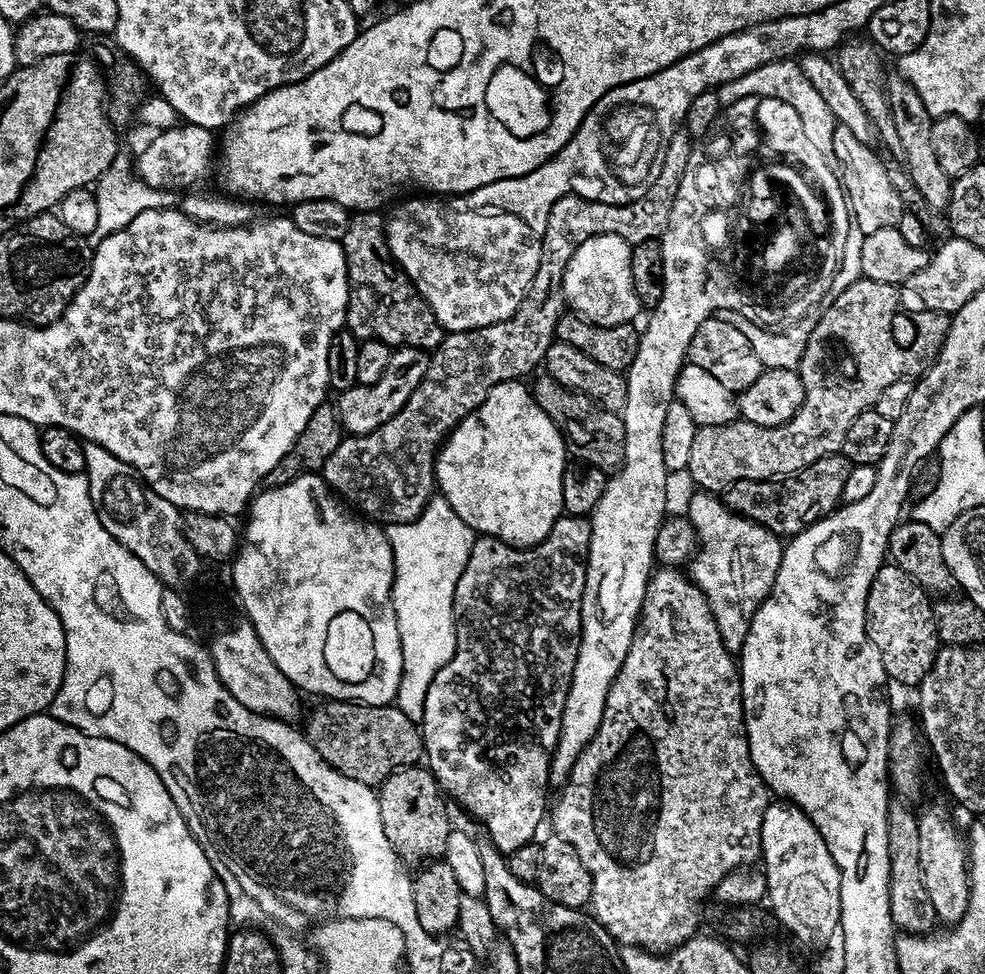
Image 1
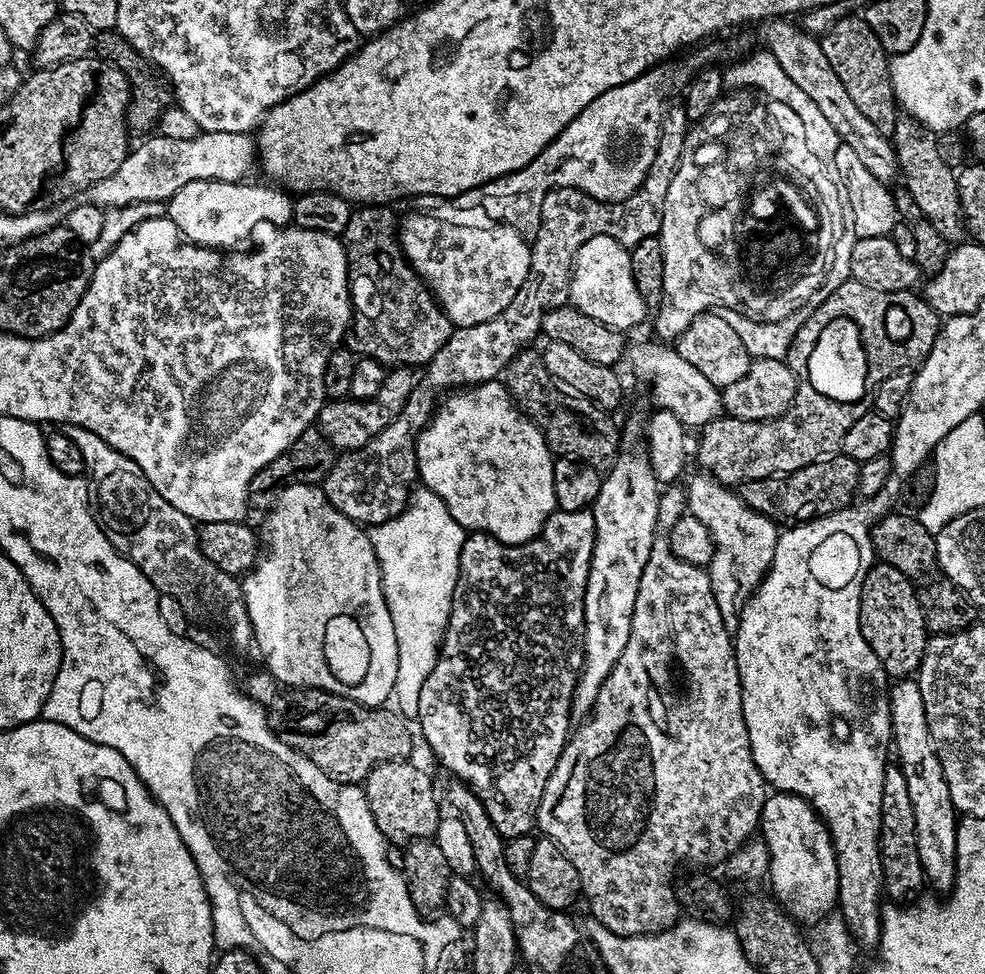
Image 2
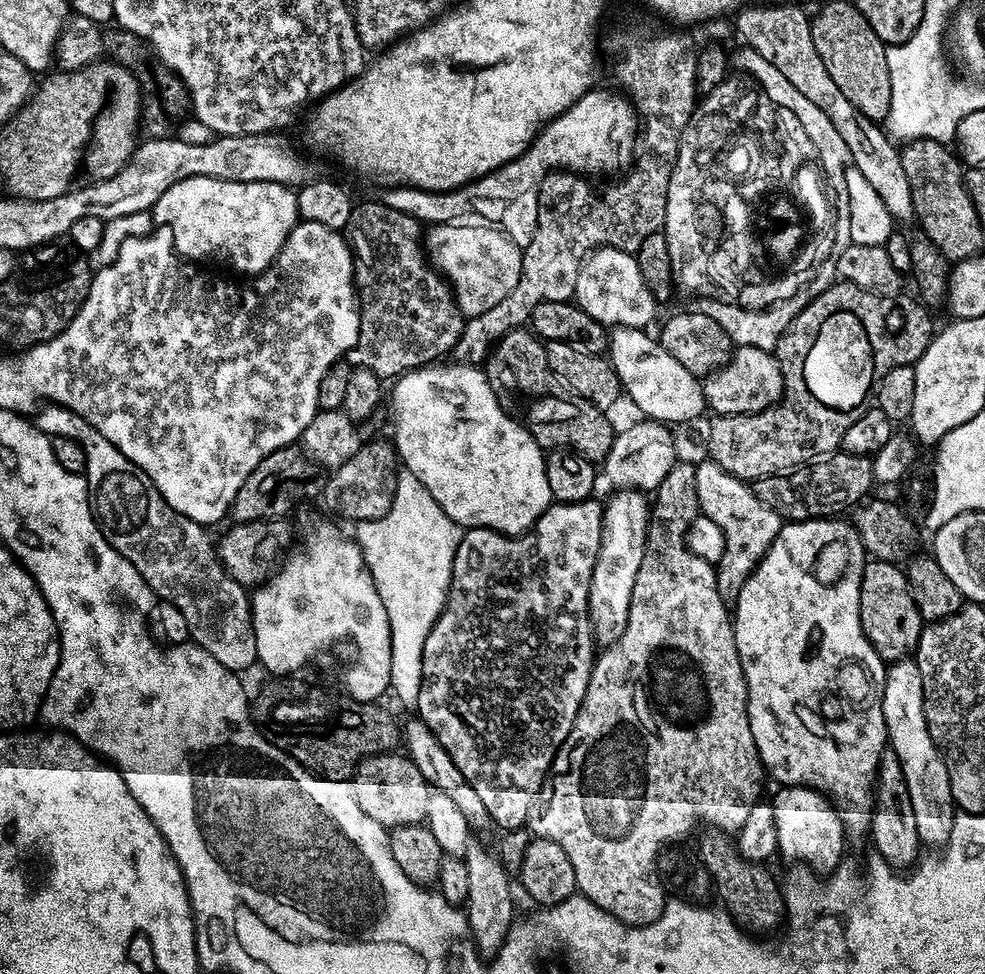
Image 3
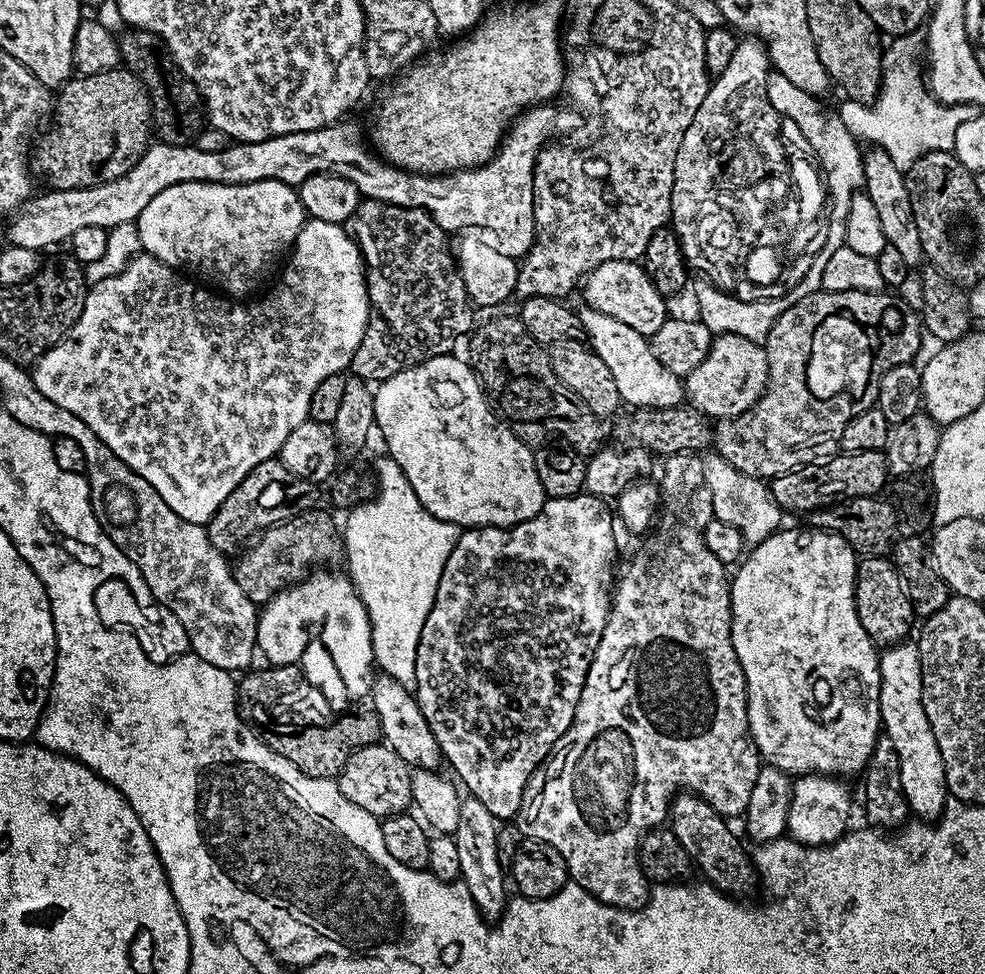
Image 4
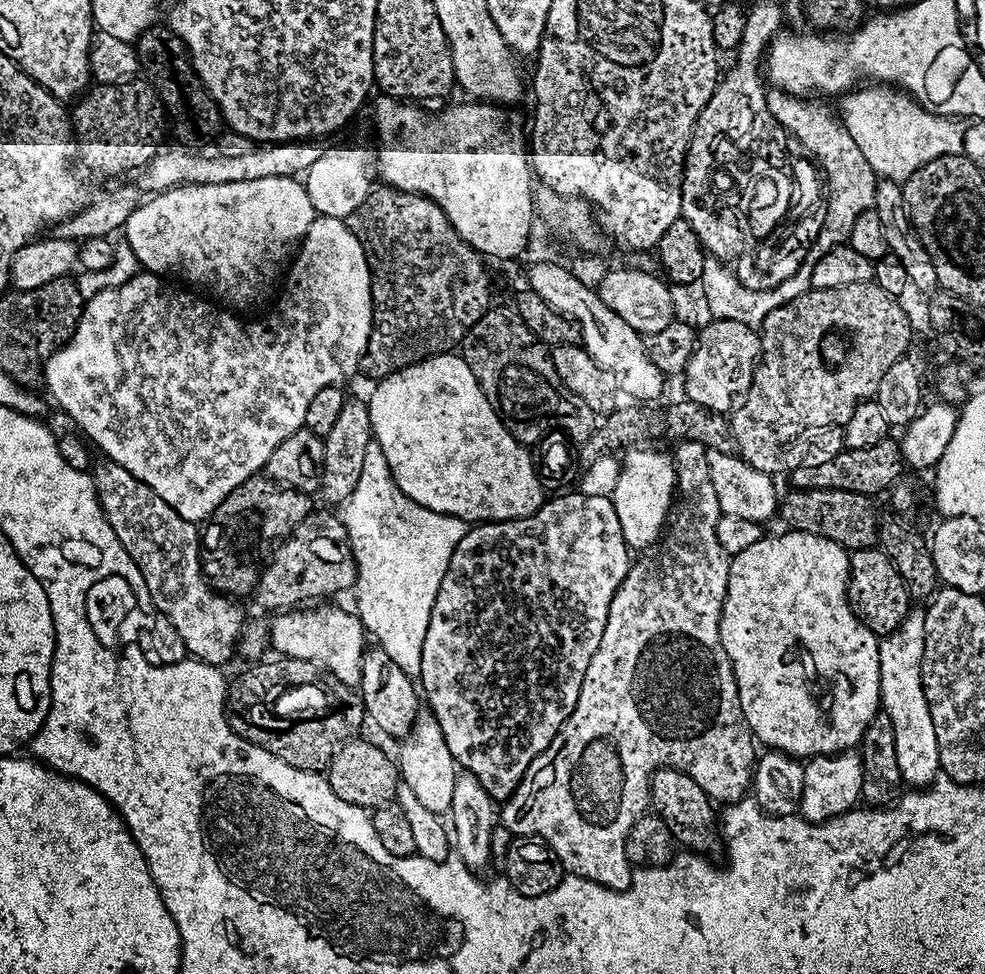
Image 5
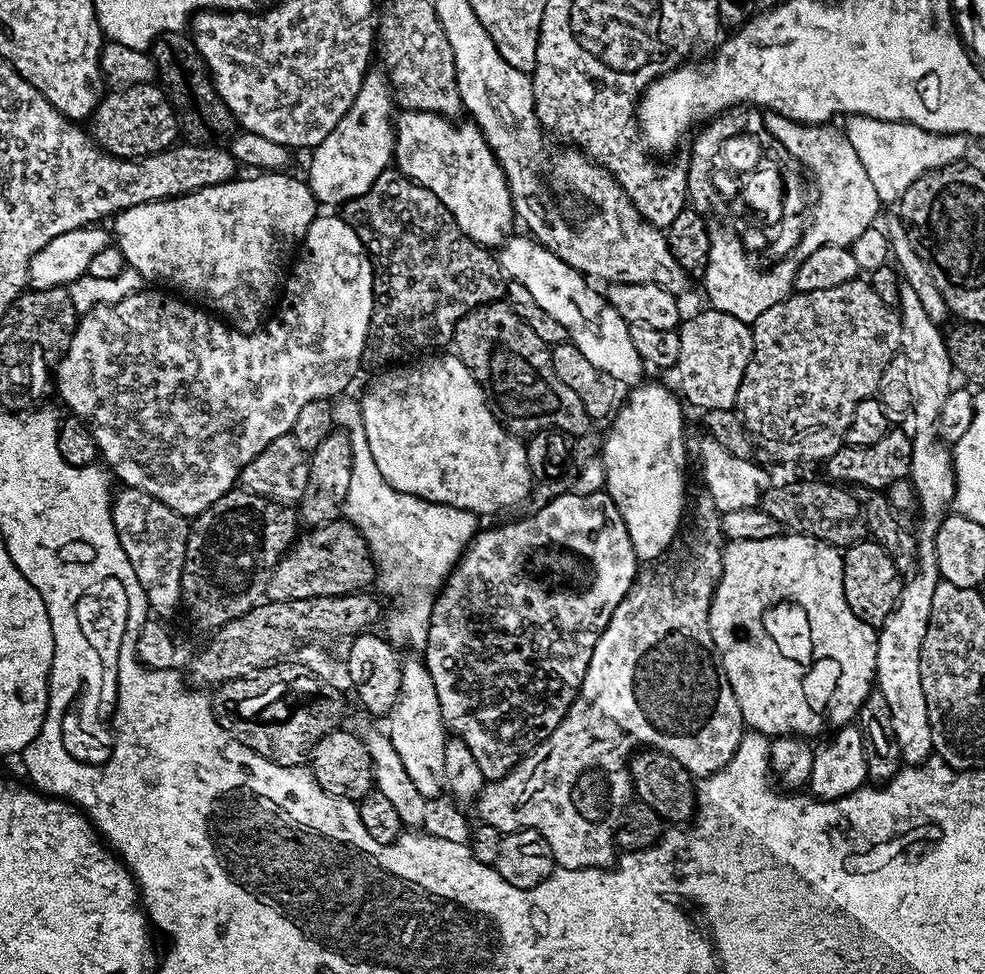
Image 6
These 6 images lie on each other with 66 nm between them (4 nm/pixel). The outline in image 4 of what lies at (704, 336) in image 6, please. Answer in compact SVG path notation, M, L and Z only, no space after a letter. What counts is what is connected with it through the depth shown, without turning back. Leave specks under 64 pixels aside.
M720 334L713 339L708 357L686 377L686 396L708 418L731 418L753 408L767 385L767 351L759 343L738 334Z

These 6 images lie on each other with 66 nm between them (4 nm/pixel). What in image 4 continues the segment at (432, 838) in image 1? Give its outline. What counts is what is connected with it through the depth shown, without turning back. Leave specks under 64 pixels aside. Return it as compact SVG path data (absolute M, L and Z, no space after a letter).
M377 742L350 754L338 783L342 794L346 794L354 806L362 806L371 816L383 818L397 816L412 804L412 774L413 769L393 748Z

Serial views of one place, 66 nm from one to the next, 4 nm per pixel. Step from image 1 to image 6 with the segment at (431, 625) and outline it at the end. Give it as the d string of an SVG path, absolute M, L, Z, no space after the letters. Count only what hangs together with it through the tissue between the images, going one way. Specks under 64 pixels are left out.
M355 399L343 400L334 408L335 423L347 429L352 438L352 477L343 515L364 535L368 549L372 551L372 559L376 562L375 587L388 592L392 599L392 609L386 612L387 639L397 645L409 644L422 650L430 630L432 601L476 535L478 517L475 512L431 504L429 500L394 490L378 471L374 454L370 454L366 430L360 420L359 403Z

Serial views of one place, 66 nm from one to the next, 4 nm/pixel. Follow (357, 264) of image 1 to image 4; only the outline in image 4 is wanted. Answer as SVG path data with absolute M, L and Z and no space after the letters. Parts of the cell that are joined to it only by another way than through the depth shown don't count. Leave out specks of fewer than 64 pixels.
M361 199L346 228L364 257L364 278L368 281L368 328L352 359L351 375L365 382L379 382L435 356L449 355L455 349L452 347L474 328L474 305L466 294L460 269L456 267L449 233L422 208L403 208L365 199Z

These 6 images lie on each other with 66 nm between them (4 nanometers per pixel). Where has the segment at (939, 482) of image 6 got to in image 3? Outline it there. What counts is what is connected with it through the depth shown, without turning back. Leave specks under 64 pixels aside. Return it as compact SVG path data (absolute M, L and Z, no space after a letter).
M905 658L887 665L884 674L882 714L888 731L888 744L894 750L894 754L898 754L898 762L902 762L902 774L906 774L906 790L910 790L910 802L914 805L914 819L921 845L942 846L950 838L958 807L951 793L946 762L940 756L928 729L924 713L922 674L915 659Z

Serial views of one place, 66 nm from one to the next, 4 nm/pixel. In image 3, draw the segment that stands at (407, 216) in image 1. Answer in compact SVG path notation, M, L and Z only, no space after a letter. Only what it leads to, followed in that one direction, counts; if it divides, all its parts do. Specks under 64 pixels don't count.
M468 222L433 224L423 233L422 243L429 264L452 288L452 297L460 307L461 316L471 318L498 306L498 302L520 285L524 254L513 240L495 227L480 222L464 223Z

